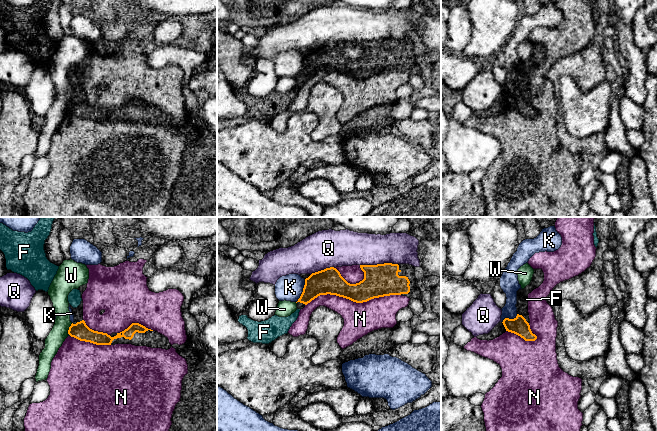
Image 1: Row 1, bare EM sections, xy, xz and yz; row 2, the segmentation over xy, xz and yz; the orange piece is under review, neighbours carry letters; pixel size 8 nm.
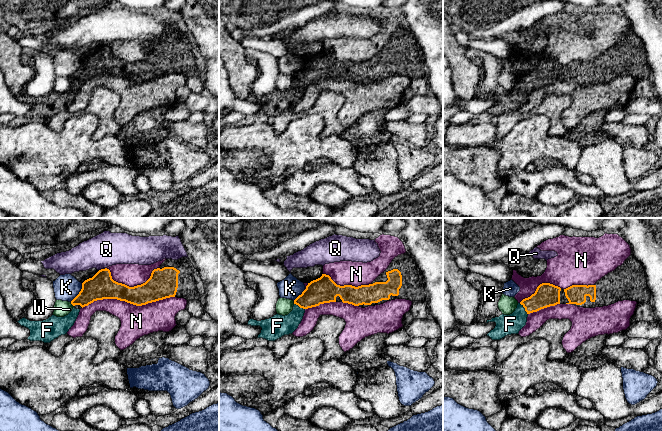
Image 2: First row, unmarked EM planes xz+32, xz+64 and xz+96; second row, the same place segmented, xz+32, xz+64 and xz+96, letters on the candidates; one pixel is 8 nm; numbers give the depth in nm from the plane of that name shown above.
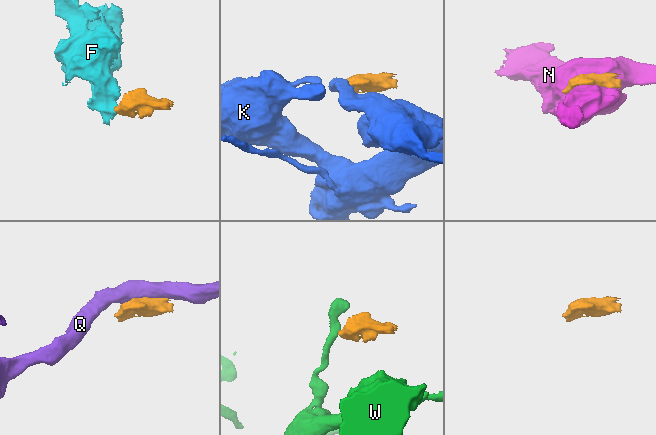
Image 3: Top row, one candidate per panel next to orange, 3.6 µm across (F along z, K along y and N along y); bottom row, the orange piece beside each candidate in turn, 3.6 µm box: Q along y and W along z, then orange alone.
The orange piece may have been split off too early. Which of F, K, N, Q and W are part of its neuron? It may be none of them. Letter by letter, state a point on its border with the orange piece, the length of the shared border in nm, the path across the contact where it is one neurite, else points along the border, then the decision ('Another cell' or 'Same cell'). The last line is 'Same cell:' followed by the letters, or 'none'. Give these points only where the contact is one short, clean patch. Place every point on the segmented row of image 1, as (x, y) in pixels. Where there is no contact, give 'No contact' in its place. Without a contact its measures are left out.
F: Touches orange at xy (69, 334). Shared border 30 nm. Path across: xy (80, 331), (73, 331), (69, 334), (68, 334). Same cell
K: Touches orange at xz (303, 291). Shared border 200 nm. Boundary: xz (305, 279), (303, 291), (296, 302). Another cell
N: Touches orange at xz (352, 300). Shared border 750 nm. Another cell
Q: Touches orange at xz (375, 265). Shared border 260 nm. Another cell
W: Touches orange at xy (69, 328). Shared border 100 nm. Boundary: xy (72, 323), (67, 333). Another cell
Same cell: F

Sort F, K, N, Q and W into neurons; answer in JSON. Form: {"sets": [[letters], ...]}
{"sets": [["F"], ["K"], ["N"], ["Q"], ["W"]]}

